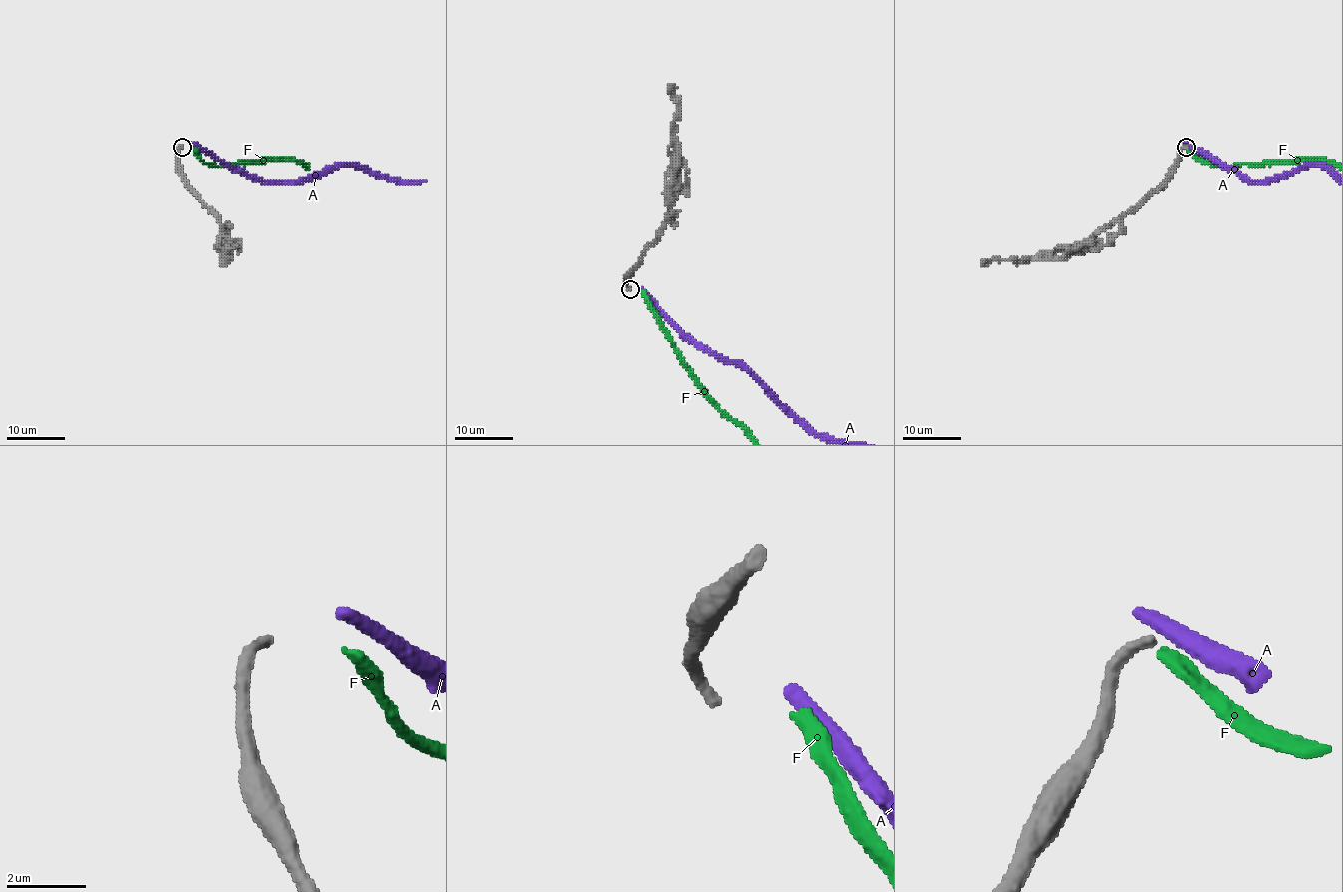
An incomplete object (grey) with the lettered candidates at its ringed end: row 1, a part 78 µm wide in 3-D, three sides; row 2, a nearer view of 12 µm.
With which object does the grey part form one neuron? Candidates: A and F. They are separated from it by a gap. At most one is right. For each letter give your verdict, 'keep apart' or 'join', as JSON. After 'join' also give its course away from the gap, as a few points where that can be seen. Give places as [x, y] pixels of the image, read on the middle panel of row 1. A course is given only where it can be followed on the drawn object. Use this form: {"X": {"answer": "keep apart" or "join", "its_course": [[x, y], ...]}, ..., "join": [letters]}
{"A": {"answer": "keep apart"}, "F": {"answer": "join"}, "join": ["F"]}

